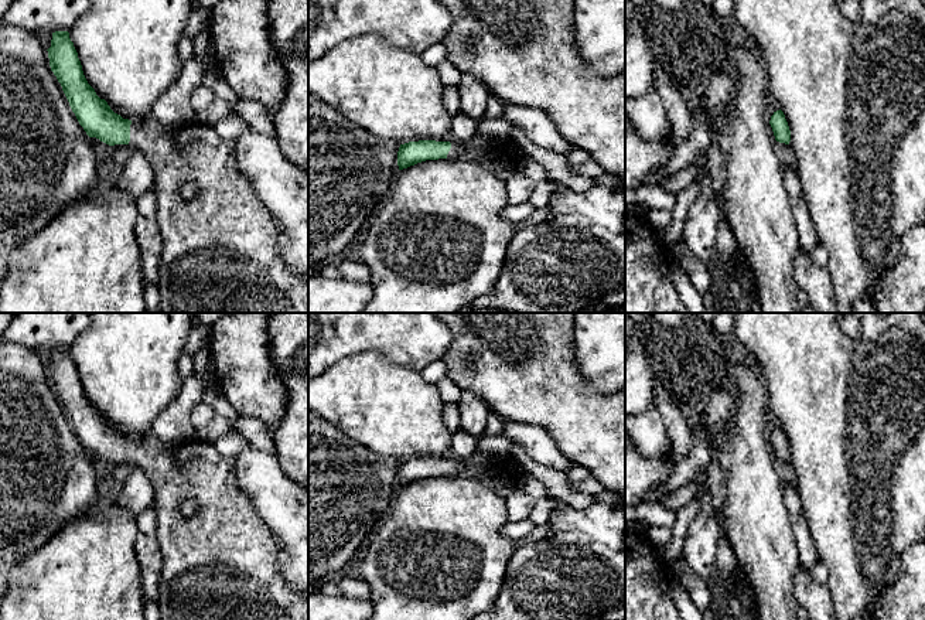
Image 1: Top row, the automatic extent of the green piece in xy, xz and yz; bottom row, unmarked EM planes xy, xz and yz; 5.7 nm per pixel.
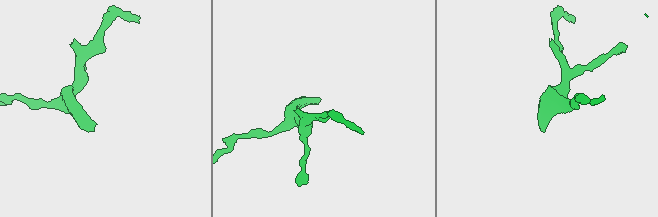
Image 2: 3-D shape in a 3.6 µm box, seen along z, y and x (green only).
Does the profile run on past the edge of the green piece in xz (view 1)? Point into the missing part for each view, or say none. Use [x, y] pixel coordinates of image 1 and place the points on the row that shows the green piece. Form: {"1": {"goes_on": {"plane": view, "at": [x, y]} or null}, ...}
{"1": {"goes_on": {"plane": "xz", "at": [478, 143]}}}

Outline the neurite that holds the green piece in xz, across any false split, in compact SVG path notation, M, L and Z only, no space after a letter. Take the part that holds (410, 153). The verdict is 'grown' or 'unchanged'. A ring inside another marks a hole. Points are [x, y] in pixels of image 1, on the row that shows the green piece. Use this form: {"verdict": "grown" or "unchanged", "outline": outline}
{"verdict": "grown", "outline": "M475 133L470 140L457 144L450 142L419 140L400 144L397 151L399 170L426 160L464 159L474 160L479 153L496 150L509 160L519 161L523 150L512 140Z"}

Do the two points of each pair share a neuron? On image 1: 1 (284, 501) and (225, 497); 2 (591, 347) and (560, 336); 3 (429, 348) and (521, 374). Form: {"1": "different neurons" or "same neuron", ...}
{"1": "different neurons", "2": "different neurons", "3": "different neurons"}

